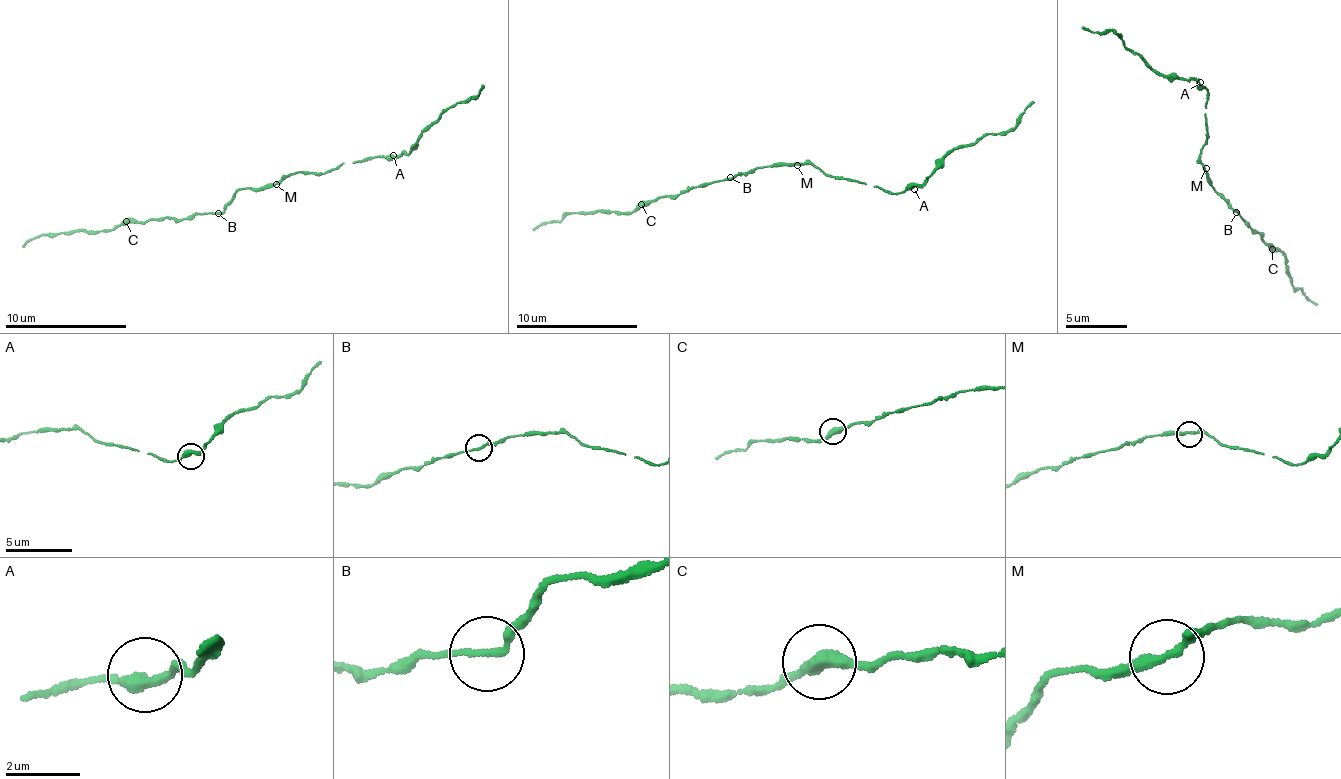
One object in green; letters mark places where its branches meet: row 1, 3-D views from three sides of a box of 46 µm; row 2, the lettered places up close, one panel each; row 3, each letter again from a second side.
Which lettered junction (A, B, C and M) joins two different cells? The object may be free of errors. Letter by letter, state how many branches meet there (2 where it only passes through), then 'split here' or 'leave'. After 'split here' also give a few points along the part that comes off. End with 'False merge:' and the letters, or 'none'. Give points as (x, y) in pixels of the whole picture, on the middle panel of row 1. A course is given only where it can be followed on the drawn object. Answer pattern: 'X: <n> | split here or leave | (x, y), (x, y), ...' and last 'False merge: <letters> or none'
A: 2 | leave
B: 2 | leave
C: 2 | leave
M: 2 | leave
False merge: none

